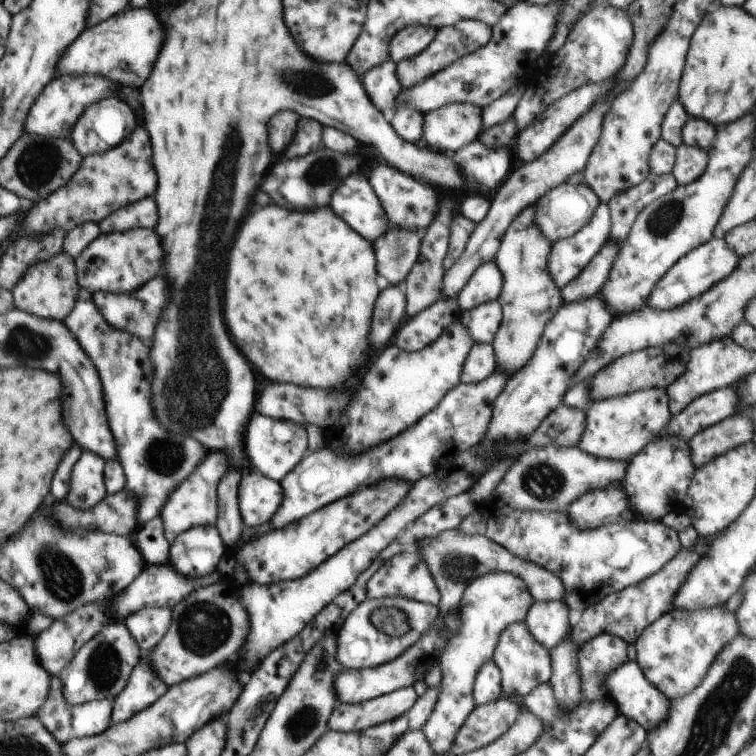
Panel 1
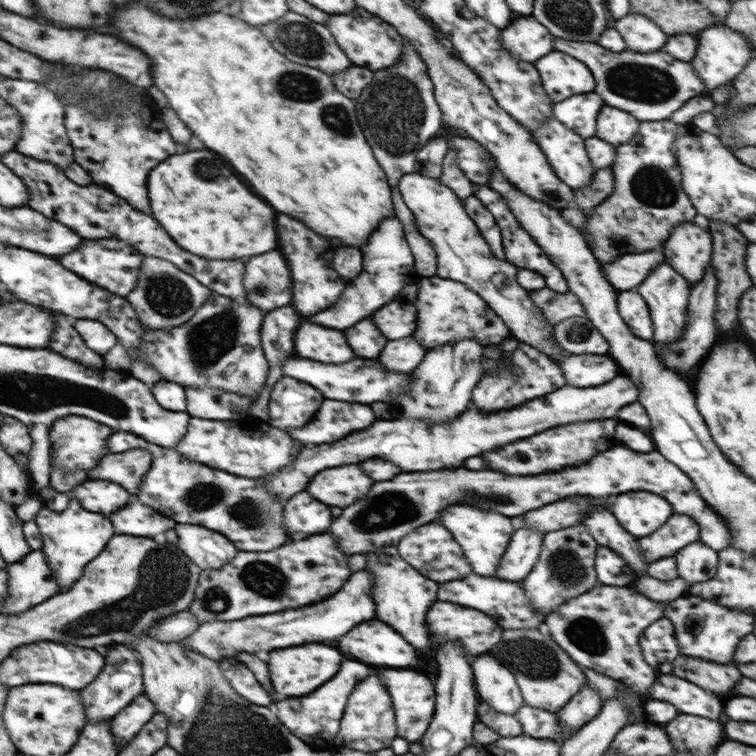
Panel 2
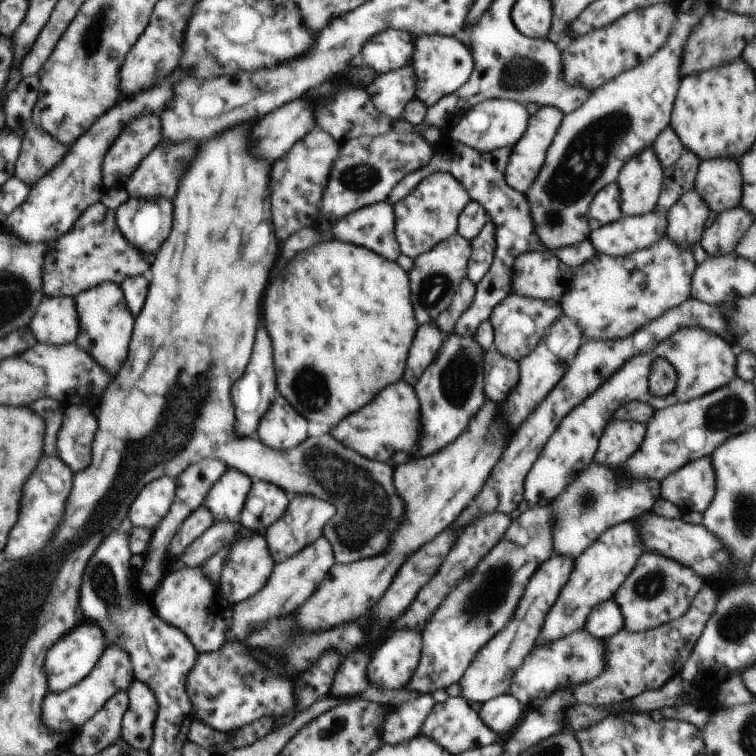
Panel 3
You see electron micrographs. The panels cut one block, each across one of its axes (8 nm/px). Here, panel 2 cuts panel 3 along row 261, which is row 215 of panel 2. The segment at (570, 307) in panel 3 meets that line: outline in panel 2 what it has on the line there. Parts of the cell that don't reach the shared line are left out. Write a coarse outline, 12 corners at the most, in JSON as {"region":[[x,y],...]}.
{"region":[[677,124],[616,147],[614,192],[585,232],[604,263],[653,251],[697,214]]}

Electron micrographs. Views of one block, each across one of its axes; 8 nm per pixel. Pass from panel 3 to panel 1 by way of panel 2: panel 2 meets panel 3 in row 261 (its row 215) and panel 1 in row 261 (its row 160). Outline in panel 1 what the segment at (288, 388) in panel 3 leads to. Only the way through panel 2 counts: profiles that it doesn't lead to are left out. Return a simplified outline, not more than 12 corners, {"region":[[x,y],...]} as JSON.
{"region":[[332,210],[248,214],[224,316],[264,378],[372,354],[373,244]]}

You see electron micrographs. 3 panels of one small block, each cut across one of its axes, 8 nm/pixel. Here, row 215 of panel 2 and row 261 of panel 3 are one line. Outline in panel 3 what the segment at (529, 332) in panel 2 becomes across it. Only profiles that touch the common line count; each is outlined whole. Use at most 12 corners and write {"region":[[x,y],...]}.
{"region":[[456,232],[407,273],[420,325],[450,308],[471,242]]}

